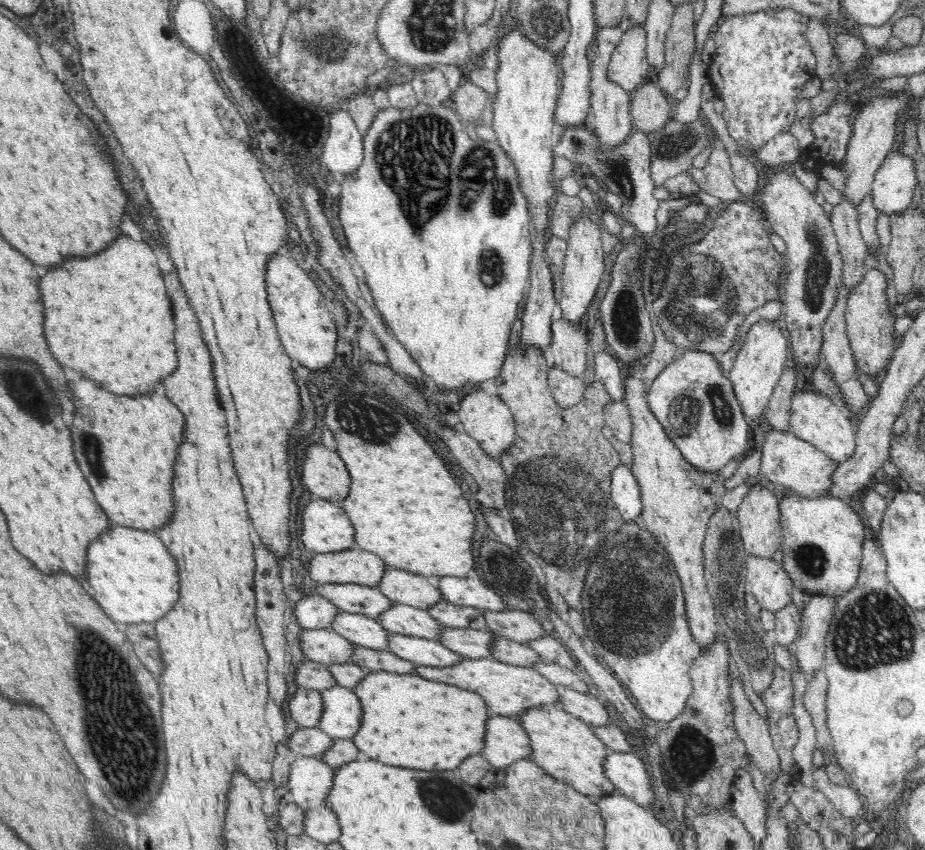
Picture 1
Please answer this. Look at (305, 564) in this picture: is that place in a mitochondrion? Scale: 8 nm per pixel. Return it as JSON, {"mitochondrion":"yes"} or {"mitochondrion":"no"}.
{"mitochondrion":"no"}

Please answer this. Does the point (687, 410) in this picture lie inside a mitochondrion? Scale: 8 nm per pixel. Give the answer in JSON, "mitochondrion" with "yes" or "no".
{"mitochondrion":"yes"}

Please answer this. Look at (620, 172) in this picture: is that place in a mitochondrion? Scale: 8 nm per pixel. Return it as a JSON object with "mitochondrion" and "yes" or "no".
{"mitochondrion":"yes"}

